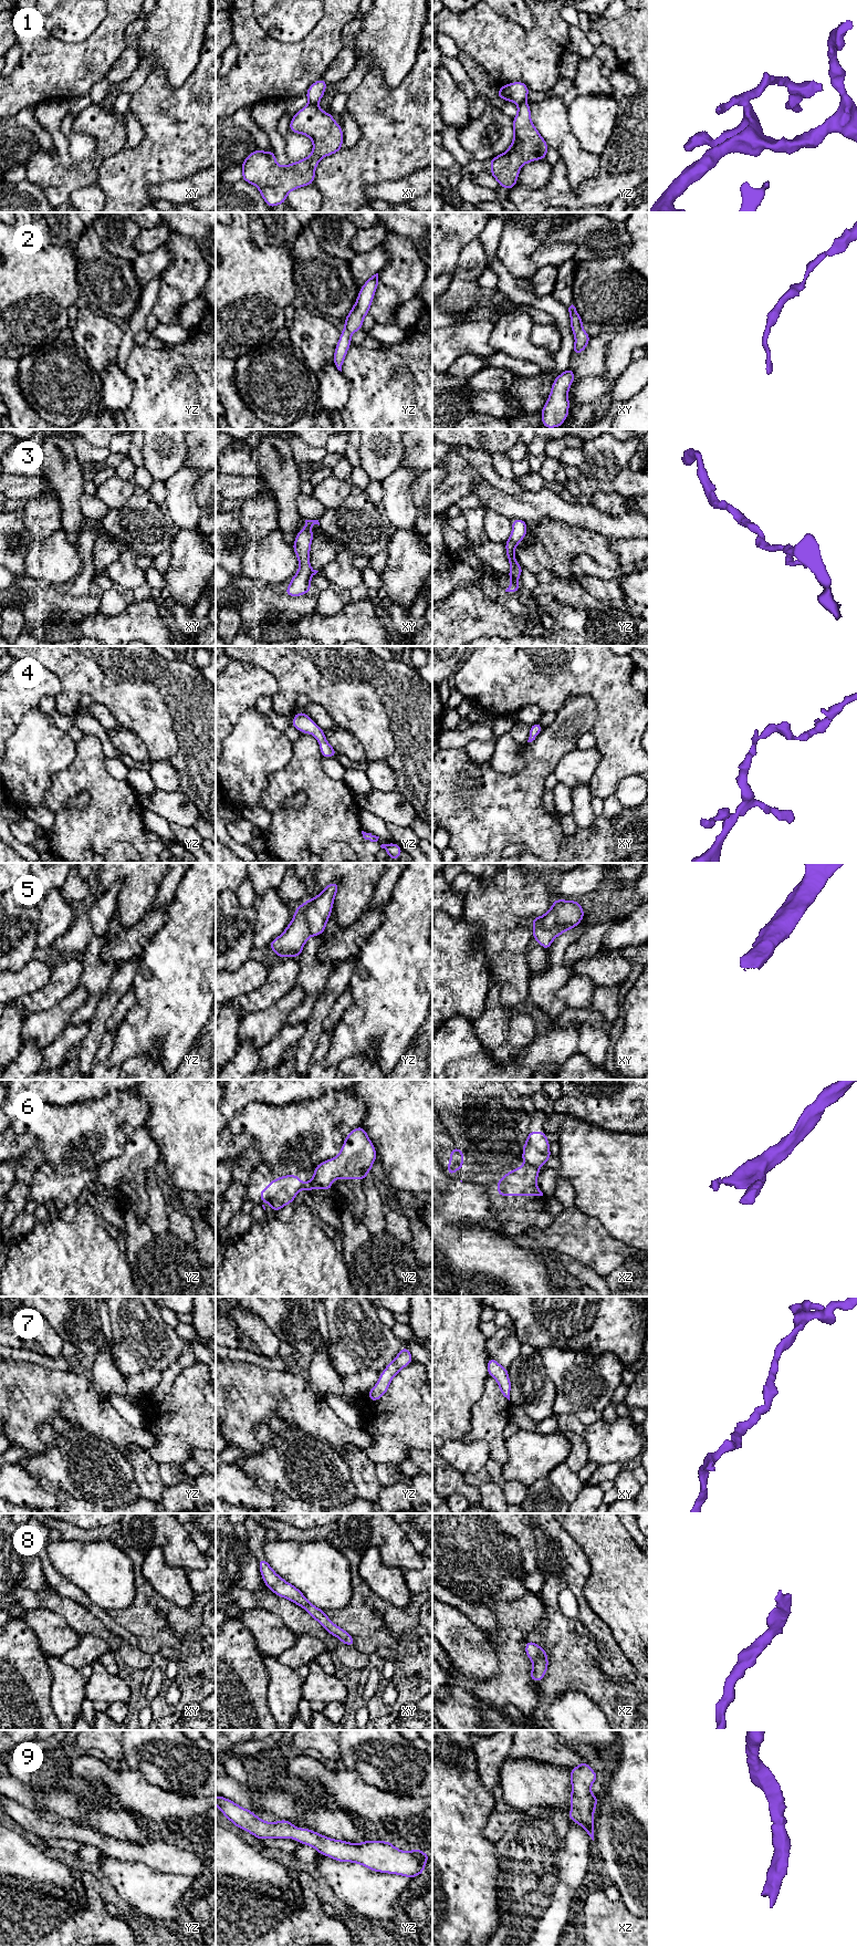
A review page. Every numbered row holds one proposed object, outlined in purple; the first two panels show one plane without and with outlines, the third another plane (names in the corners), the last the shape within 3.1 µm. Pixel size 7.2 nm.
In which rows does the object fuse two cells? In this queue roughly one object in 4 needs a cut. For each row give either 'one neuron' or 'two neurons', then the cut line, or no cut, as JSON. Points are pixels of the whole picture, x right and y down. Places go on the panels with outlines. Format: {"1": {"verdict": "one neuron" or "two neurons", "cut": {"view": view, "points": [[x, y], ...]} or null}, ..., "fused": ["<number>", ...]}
{"1": {"verdict": "two neurons", "cut": {"view": "xy", "points": [[310, 103], [316, 104]]}}, "2": {"verdict": "one neuron", "cut": null}, "3": {"verdict": "one neuron", "cut": null}, "4": {"verdict": "one neuron", "cut": null}, "5": {"verdict": "one neuron", "cut": null}, "6": {"verdict": "two neurons", "cut": {"view": "xz", "points": [[525, 1163], [539, 1168]]}}, "7": {"verdict": "one neuron", "cut": null}, "8": {"verdict": "one neuron", "cut": null}, "9": {"verdict": "one neuron", "cut": null}, "fused": ["1", "6"]}

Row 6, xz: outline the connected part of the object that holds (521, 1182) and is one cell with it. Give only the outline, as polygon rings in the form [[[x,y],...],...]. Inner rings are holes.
[[[525,1164],[504,1174],[498,1181],[498,1196],[543,1196],[536,1185],[540,1168]]]

